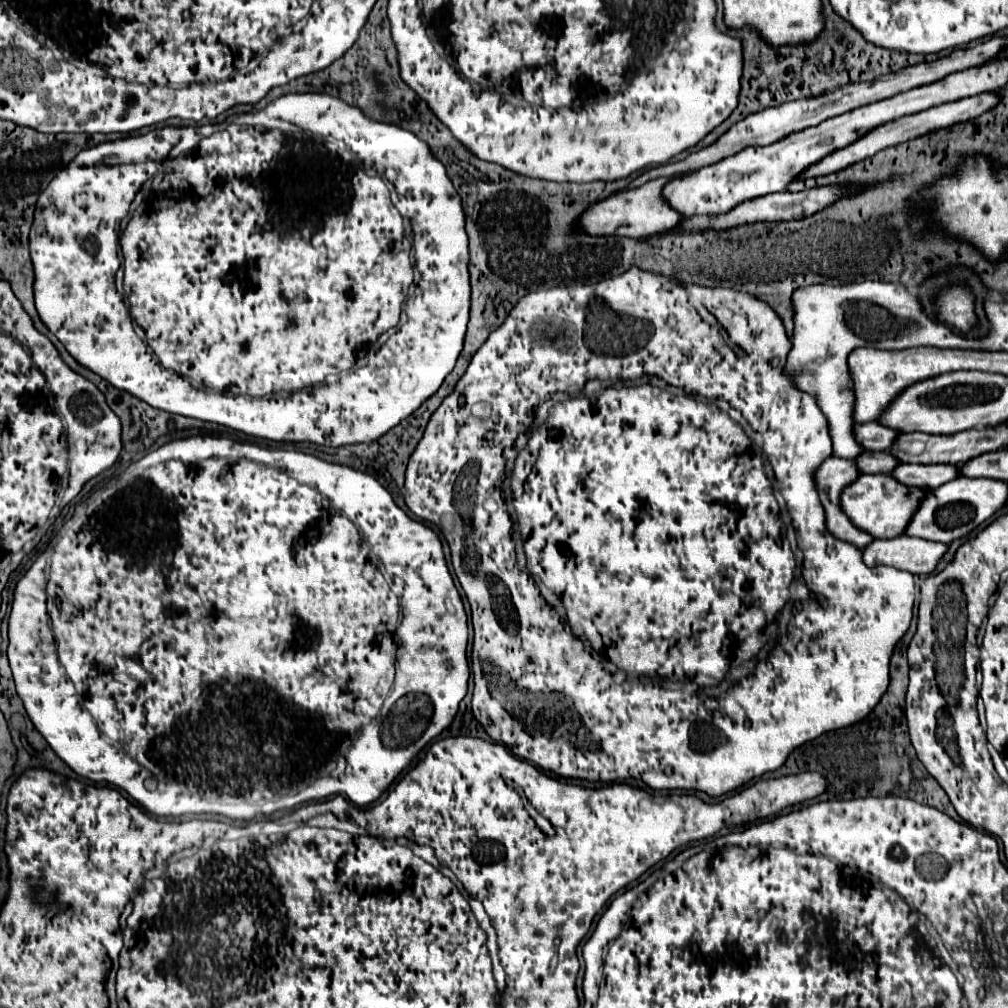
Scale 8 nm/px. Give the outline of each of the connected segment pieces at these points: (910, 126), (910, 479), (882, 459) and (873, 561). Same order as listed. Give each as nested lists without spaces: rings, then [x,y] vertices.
[[[979,93],[979,95],[973,95],[973,97],[963,97],[963,99],[953,101],[953,103],[943,103],[943,105],[937,105],[937,107],[931,107],[931,109],[925,109],[925,111],[919,111],[919,113],[913,113],[913,115],[883,123],[883,125],[871,129],[867,135],[863,135],[857,141],[853,141],[851,145],[847,145],[843,149],[837,149],[835,153],[823,157],[823,161],[817,161],[815,165],[811,165],[811,169],[807,169],[807,173],[803,173],[803,177],[795,177],[795,181],[805,181],[809,177],[819,177],[819,175],[829,175],[829,173],[841,171],[841,169],[845,169],[845,167],[849,167],[853,163],[859,163],[859,161],[863,161],[867,157],[873,157],[877,151],[883,151],[887,147],[893,147],[893,145],[899,145],[903,141],[921,137],[921,135],[931,133],[935,129],[943,129],[943,127],[951,127],[951,125],[957,125],[957,123],[965,123],[965,121],[969,121],[973,117],[979,117],[987,109],[995,107],[997,101],[999,101],[999,97],[993,95],[993,93]]]
[[[915,463],[915,465],[899,465],[899,469],[895,469],[895,473],[889,473],[889,475],[907,487],[935,489],[957,477],[957,467],[955,465],[919,465],[919,463]]]
[[[865,451],[855,457],[855,465],[859,465],[859,473],[889,473],[899,461],[887,451]]]
[[[899,535],[893,539],[873,539],[871,545],[863,547],[863,563],[867,567],[889,565],[913,575],[933,573],[945,551],[945,543]]]

